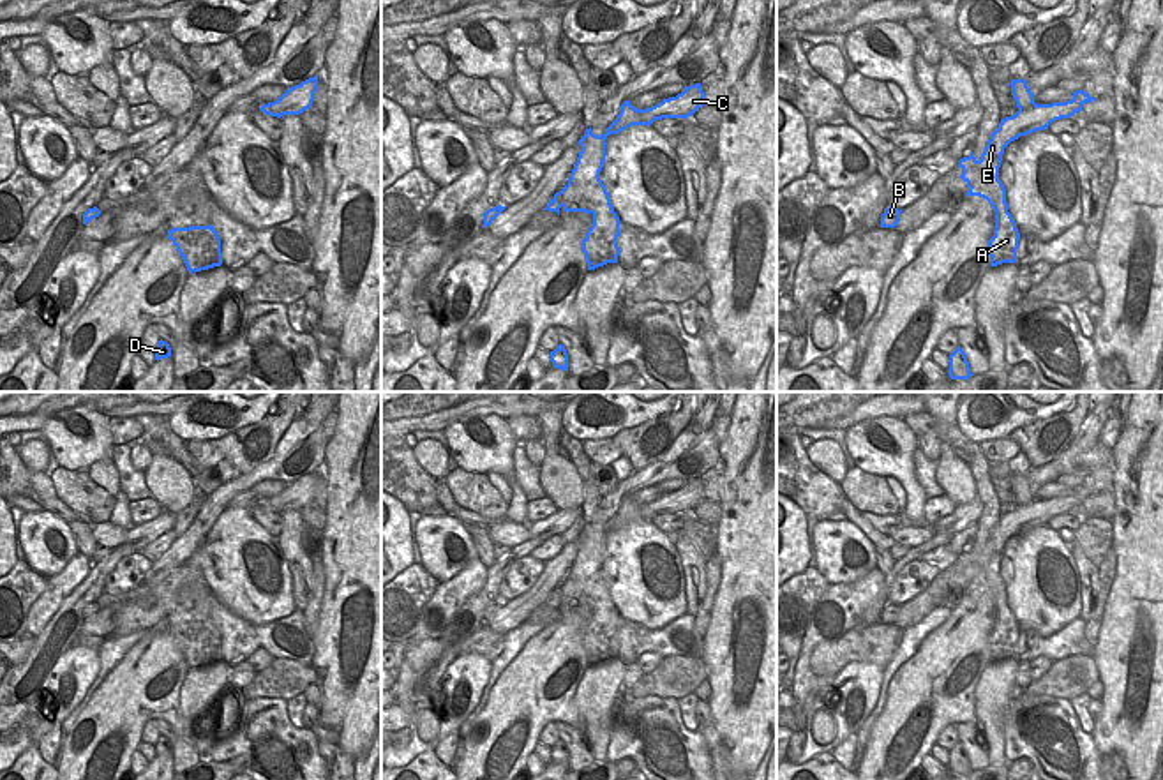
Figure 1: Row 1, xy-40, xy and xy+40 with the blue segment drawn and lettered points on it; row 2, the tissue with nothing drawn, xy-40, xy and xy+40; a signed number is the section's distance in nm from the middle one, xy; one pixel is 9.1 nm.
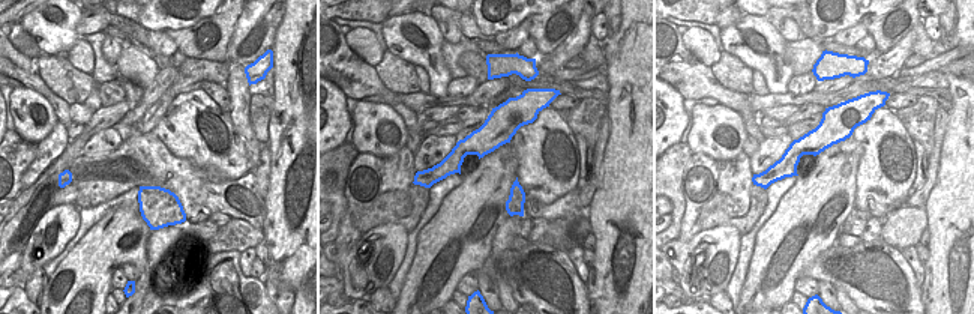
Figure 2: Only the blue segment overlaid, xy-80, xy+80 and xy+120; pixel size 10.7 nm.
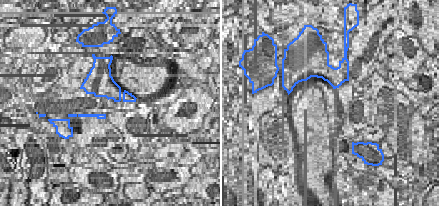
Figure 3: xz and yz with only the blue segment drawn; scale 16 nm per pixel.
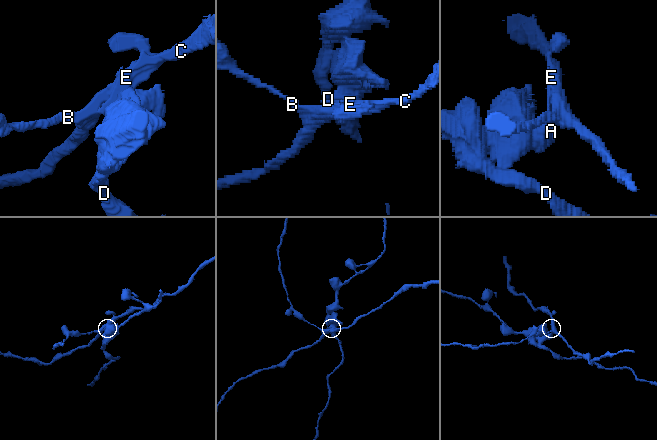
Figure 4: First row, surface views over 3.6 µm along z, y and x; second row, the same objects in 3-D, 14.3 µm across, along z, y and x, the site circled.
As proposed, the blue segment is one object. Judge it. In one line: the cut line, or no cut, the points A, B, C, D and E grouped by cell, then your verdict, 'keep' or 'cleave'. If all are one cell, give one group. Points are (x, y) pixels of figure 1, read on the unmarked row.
cut xy (609, 599), (581, 600), (577, 604), (563, 602); groups A D / B C E; cleave

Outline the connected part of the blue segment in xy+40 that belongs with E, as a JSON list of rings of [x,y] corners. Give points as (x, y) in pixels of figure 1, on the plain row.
[[[1011,475],[1009,482],[1018,506],[1013,512],[1001,515],[979,554],[971,547],[969,552],[958,556],[958,563],[962,565],[960,574],[969,582],[965,591],[987,595],[994,605],[997,604],[1001,607],[1001,611],[1004,611],[1008,604],[1006,584],[999,575],[1004,544],[1020,531],[1048,524],[1052,517],[1069,514],[1082,506],[1085,498],[1096,496],[1084,485],[1077,485],[1073,487],[1071,496],[1036,499],[1034,489],[1029,485],[1025,475]]]

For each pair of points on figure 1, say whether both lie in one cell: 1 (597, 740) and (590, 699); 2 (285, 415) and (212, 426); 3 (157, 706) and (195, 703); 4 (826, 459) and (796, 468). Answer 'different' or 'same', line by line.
1: same
2: different
3: different
4: different

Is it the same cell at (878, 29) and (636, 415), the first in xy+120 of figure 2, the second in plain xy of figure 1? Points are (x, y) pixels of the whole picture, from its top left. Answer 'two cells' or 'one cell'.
two cells

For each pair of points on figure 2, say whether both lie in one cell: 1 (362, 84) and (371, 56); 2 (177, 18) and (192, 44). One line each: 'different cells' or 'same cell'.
1: different cells
2: different cells

